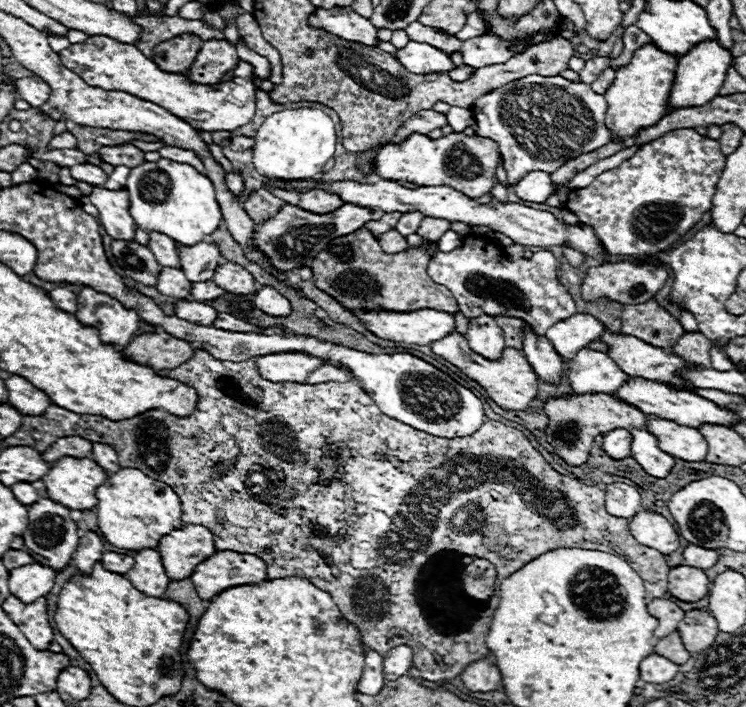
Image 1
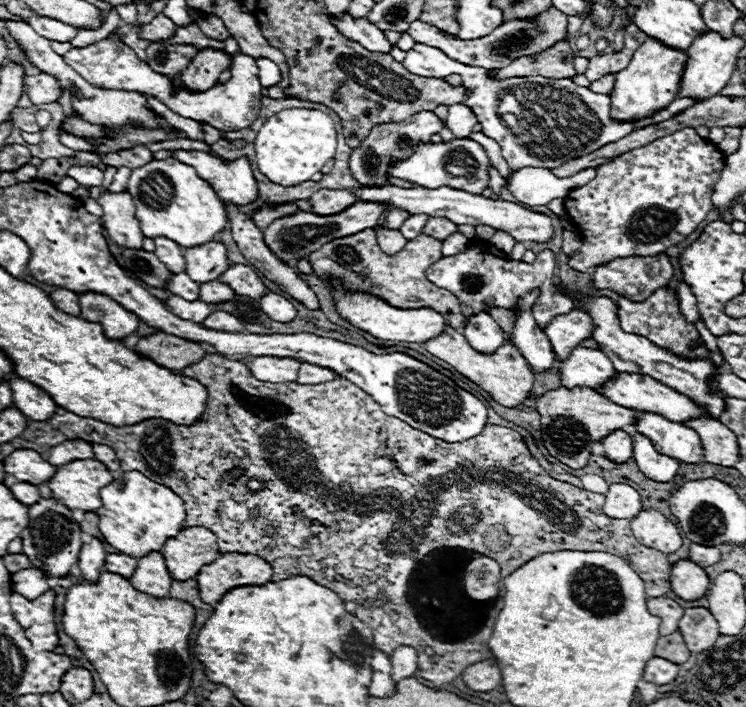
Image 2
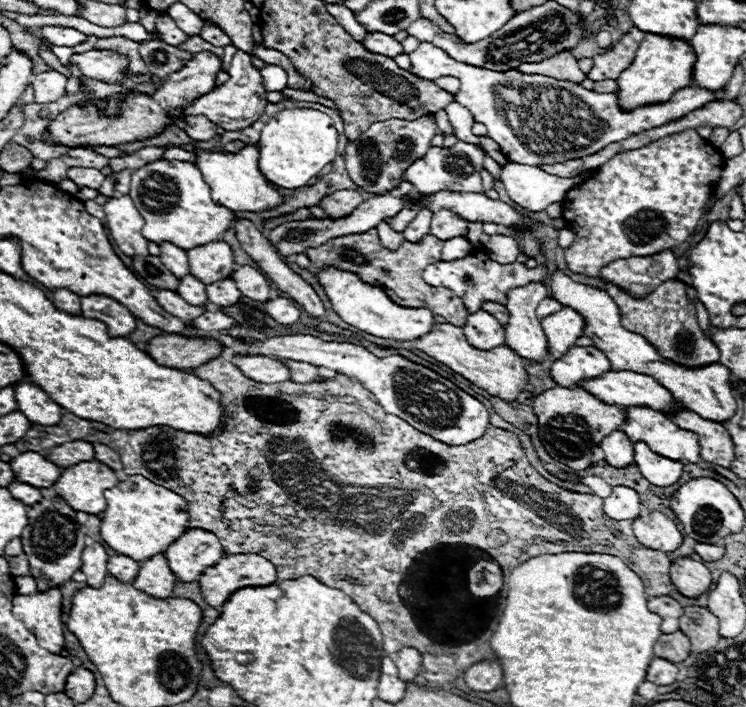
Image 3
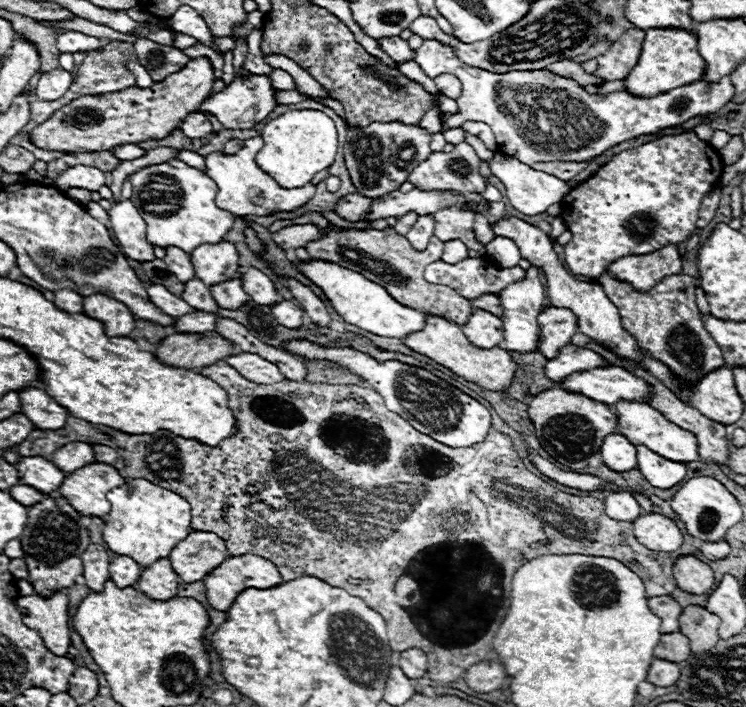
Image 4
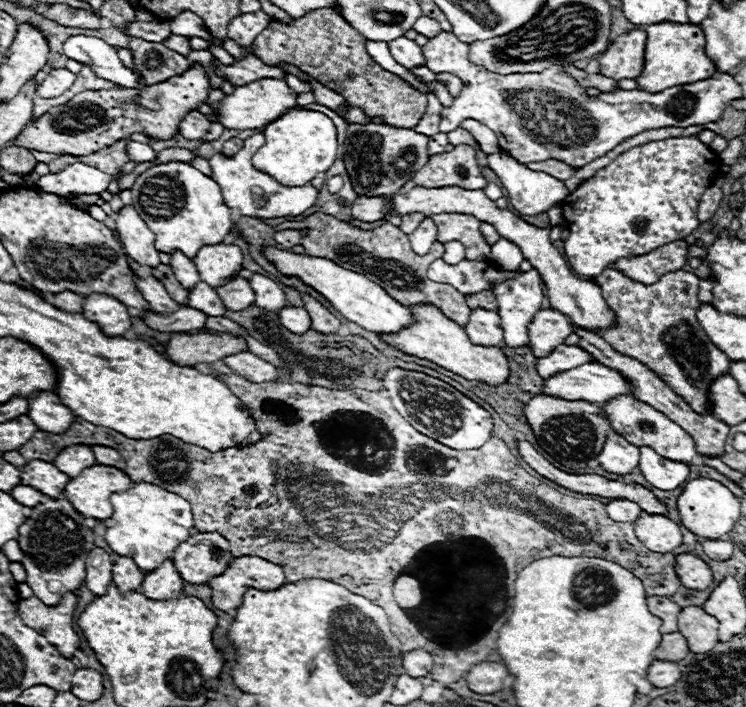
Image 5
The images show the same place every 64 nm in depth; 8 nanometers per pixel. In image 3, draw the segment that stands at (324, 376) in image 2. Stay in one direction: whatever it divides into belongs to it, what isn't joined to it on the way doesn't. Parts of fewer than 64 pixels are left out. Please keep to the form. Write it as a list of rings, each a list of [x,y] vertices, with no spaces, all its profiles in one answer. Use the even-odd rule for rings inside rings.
[[[278,358],[280,362],[286,362],[292,370],[292,382],[300,382],[300,384],[306,384],[306,382],[316,382],[320,378],[318,374],[318,368],[308,364],[308,362],[296,362],[296,360],[286,360],[286,358]]]

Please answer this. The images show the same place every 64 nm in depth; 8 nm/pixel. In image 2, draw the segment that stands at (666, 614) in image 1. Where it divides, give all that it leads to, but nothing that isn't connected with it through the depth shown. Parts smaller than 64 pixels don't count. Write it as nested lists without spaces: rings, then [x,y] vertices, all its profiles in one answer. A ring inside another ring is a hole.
[[[666,596],[648,598],[648,610],[650,610],[650,614],[656,614],[660,618],[660,636],[676,632],[678,622],[684,614],[684,608]]]

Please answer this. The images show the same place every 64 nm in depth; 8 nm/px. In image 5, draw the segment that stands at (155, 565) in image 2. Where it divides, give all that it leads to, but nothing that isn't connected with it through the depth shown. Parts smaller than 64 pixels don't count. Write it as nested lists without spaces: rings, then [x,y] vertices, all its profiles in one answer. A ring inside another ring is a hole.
[[[168,560],[162,562],[160,568],[152,570],[152,574],[144,574],[144,582],[140,584],[138,592],[142,592],[152,600],[172,600],[172,598],[180,598],[182,586],[184,580],[176,572],[174,564]]]

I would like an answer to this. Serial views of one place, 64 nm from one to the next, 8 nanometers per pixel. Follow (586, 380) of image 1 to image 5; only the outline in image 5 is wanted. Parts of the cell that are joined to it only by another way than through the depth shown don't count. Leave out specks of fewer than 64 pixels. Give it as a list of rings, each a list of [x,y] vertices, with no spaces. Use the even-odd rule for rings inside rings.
[[[558,346],[552,354],[538,358],[538,372],[542,378],[550,378],[558,372],[572,370],[576,366],[596,362],[588,352],[584,352],[580,346]]]

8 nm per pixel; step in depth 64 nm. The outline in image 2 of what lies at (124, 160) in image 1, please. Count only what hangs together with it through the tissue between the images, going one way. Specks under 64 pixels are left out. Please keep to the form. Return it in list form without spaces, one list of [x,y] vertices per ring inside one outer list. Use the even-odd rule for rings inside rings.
[[[134,146],[134,148],[128,148],[128,150],[120,150],[120,152],[106,152],[100,158],[106,166],[140,168],[140,166],[144,166],[152,160],[152,152],[146,146]]]

